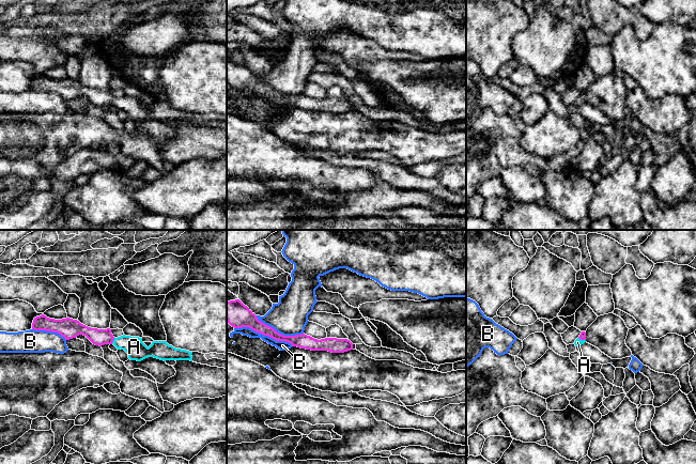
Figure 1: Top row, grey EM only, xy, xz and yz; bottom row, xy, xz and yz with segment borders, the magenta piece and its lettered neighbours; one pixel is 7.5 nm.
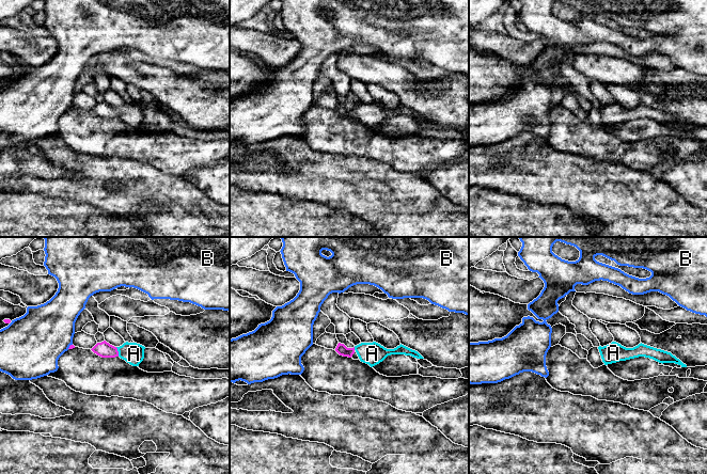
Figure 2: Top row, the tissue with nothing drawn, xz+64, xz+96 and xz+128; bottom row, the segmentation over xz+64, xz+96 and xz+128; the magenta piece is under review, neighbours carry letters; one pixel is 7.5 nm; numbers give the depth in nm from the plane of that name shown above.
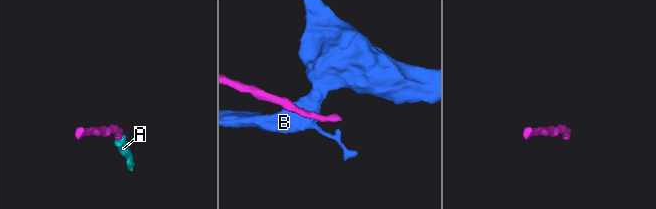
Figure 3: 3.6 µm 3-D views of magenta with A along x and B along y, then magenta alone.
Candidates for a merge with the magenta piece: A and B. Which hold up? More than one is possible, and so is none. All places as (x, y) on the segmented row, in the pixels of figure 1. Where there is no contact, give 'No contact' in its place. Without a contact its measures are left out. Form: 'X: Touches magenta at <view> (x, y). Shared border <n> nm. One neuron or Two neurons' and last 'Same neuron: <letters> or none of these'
A: Touches magenta at xy (112, 341). Shared border 50 nm. One neuron
B: Touches magenta at xz (264, 335). Shared border 460 nm. Two neurons
Same neuron: A

